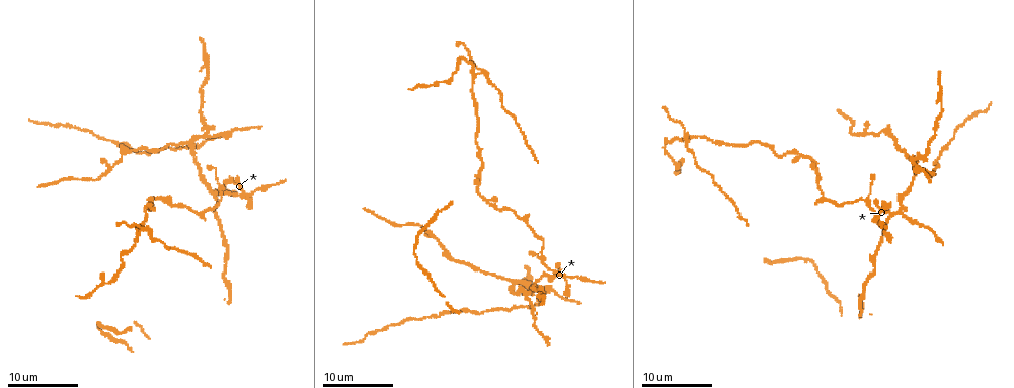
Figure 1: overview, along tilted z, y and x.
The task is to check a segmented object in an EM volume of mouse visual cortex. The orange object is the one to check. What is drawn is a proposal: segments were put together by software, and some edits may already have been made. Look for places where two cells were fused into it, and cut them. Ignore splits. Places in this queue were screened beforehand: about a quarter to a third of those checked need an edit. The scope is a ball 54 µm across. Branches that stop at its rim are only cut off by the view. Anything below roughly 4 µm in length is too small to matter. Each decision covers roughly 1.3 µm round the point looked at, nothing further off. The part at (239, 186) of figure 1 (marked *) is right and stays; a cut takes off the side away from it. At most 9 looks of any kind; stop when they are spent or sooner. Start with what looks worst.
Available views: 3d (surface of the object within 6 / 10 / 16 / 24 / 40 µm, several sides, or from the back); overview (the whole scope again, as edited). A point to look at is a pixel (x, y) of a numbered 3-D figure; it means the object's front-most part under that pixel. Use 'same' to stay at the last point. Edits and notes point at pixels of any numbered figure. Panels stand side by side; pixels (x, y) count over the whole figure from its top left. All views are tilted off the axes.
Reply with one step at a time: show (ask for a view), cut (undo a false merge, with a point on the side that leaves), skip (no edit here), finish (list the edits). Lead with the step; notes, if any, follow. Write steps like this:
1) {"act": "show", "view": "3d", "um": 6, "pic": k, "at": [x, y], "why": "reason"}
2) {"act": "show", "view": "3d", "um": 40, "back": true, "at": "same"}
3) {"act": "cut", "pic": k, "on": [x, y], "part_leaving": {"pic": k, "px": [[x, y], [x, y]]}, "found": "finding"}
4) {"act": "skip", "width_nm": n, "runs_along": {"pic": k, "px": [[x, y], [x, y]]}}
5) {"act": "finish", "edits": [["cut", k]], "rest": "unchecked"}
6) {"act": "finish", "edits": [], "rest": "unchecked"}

{"act": "show", "view": "3d", "um": 10, "pic": 1, "at": [146, 228], "why": "three-way junction"}

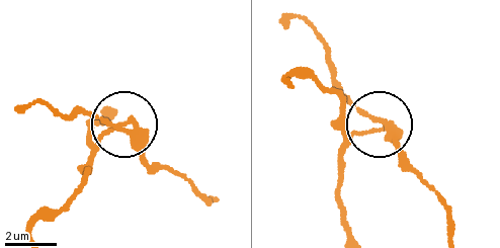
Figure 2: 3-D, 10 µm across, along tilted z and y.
{"act": "cut", "pic": 2, "on": [363, 111], "side_arm_um": 6, "part_leaving": {"pic": 2, "px": [[389, 131], [434, 191], [451, 235]]}, "found": "a second cell is stuck on"}

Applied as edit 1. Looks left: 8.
{"act": "show", "view": "overview", "why": "redraw"}

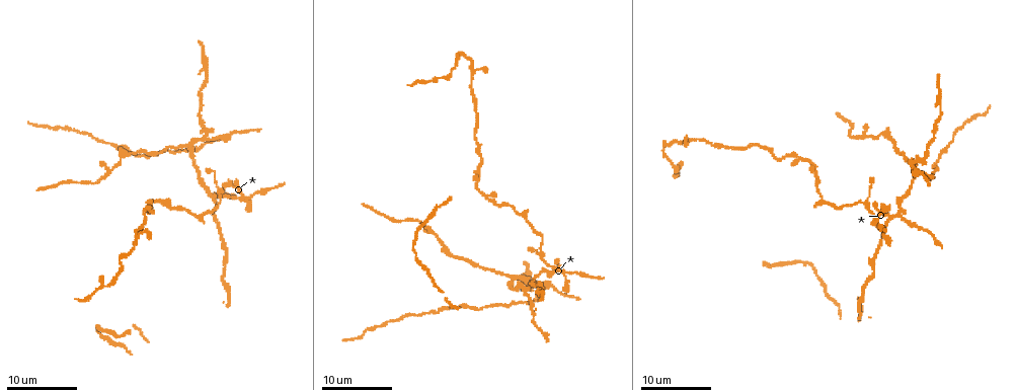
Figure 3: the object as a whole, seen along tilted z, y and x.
{"act": "show", "view": "3d", "um": 16, "pic": 3, "at": [207, 138], "why": "four arms meet"}

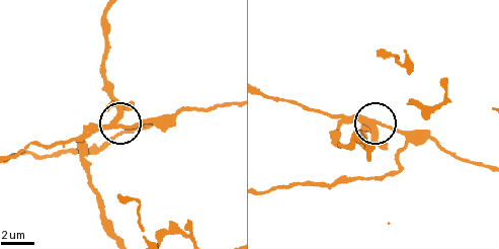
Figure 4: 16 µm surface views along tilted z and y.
{"act": "cut", "pic": 4, "on": [126, 126], "width_nm": 290, "found": "two cells meet here"}

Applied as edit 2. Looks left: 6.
{"act": "show", "view": "3d", "um": 10, "pic": 3, "at": [527, 290], "why": "branch point"}

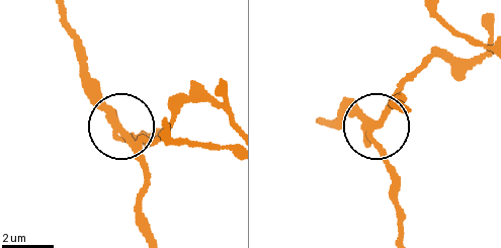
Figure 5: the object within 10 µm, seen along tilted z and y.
{"act": "show", "view": "3d", "um": 10, "back": true, "pic": 5, "at": [119, 131]}

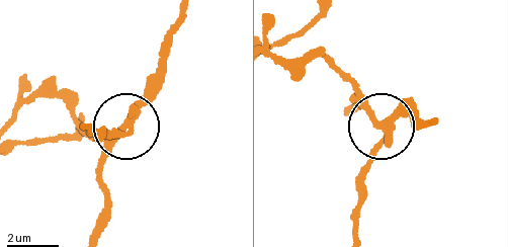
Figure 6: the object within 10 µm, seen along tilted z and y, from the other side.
{"act": "skip", "runs_along": {"pic": 6, "px": [[270, 56], [324, 58], [375, 124], [378, 147], [356, 184]]}, "found": "all the same cell"}

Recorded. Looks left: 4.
{"act": "show", "view": "overview", "why": "redraw"}

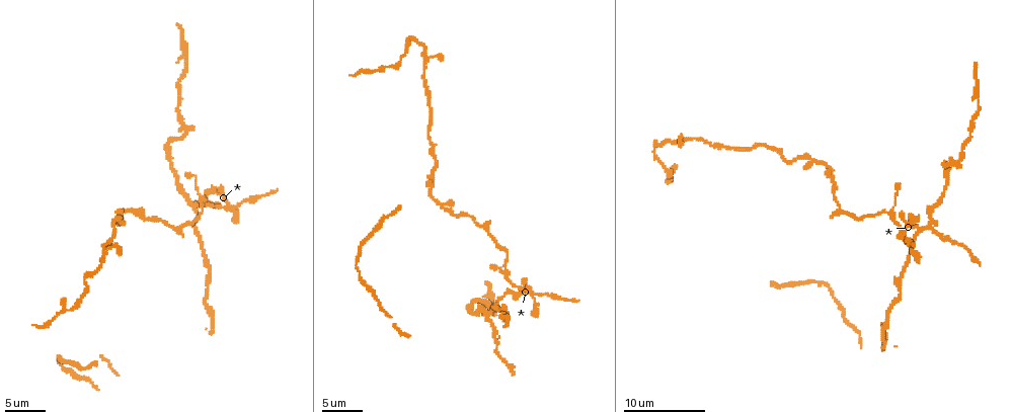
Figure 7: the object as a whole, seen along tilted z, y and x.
{"act": "show", "view": "3d", "um": 16, "pic": 7, "at": [480, 225], "why": "thick turns thin"}

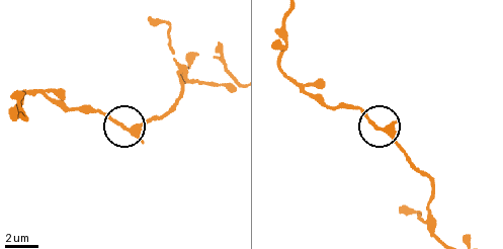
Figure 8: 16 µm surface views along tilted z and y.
{"act": "show", "view": "3d", "um": 6, "pic": 8, "at": [124, 125], "why": "closer look"}

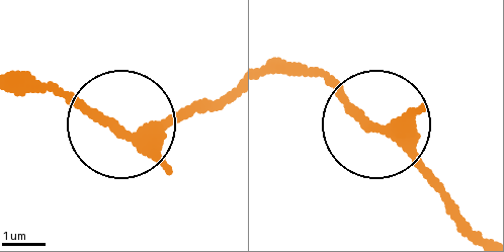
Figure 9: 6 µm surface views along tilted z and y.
{"act": "skip", "runs_along": {"pic": 9, "px": [[229, 92], [143, 131], [45, 87]]}, "found": "continuous, no second cell"}

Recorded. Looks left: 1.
{"act": "show", "view": "3d", "um": 6, "pic": 7, "at": [137, 214], "why": "three arms meet"}

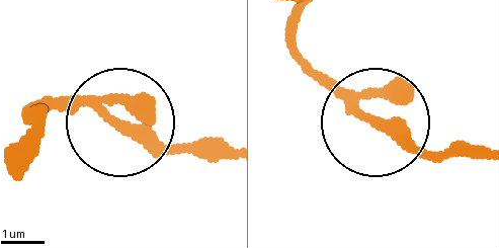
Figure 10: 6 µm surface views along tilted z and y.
{"act": "skip", "width_nm": 200, "runs_along": {"pic": 10, "px": [[224, 156], [170, 151], [92, 110], [26, 109]]}, "found": "continuous, no second cell"}

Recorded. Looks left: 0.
{"act": "finish", "edits": [["cut", 2], ["cut", 4]], "rest": "unchecked"}

